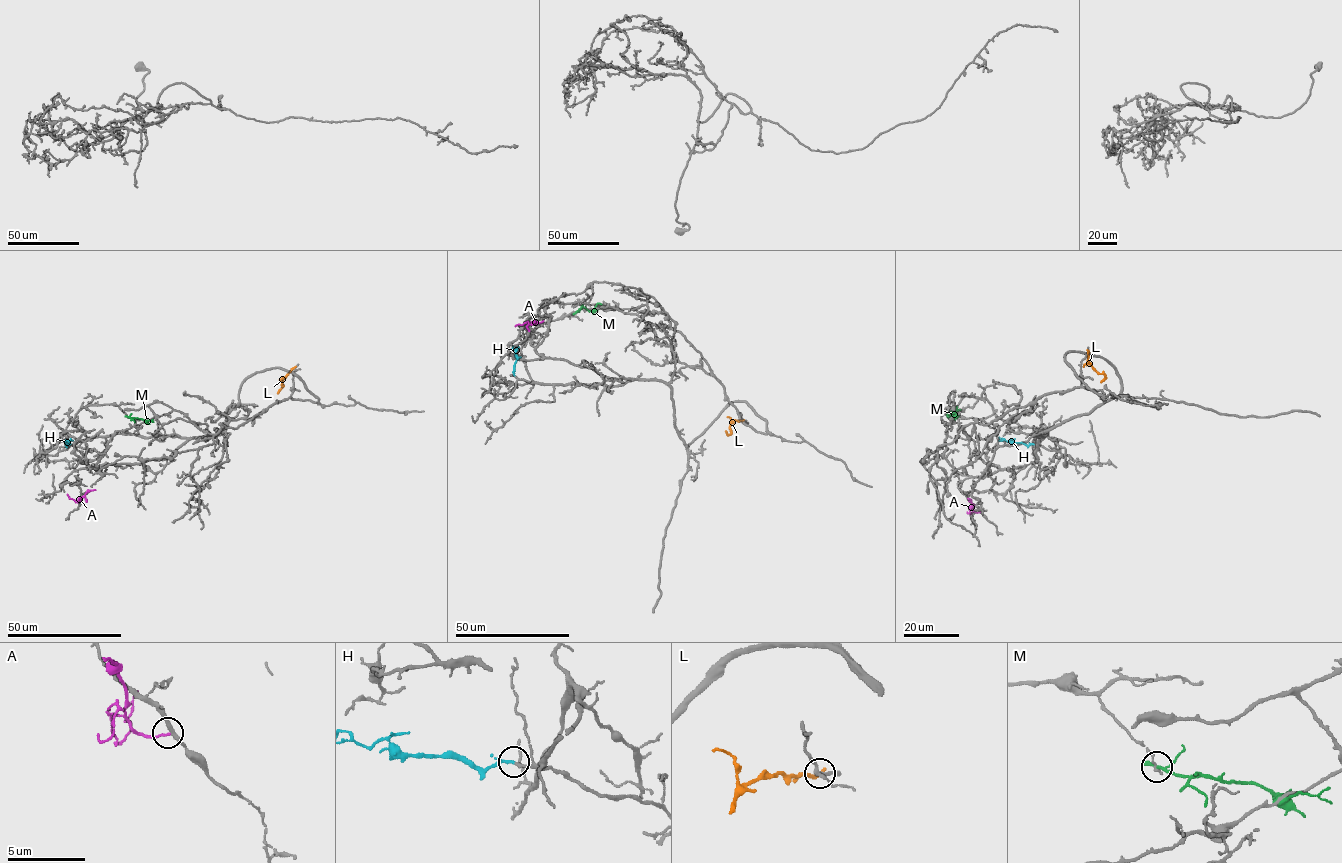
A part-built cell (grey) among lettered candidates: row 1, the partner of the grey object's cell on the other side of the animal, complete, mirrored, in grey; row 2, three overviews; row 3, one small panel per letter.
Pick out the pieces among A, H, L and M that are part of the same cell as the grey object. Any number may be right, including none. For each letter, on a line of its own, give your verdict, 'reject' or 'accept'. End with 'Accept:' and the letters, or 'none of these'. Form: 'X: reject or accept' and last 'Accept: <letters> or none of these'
A: reject
H: accept
L: reject
M: reject
Accept: H

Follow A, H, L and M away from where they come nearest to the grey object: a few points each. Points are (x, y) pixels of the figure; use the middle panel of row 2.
A: (529, 330), (527, 322), (515, 326)
H: (514, 375), (516, 357), (513, 346)
L: (743, 420), (734, 420), (730, 424), (730, 434), (725, 430)
M: (575, 313), (583, 307), (592, 310), (597, 304), (601, 304)

